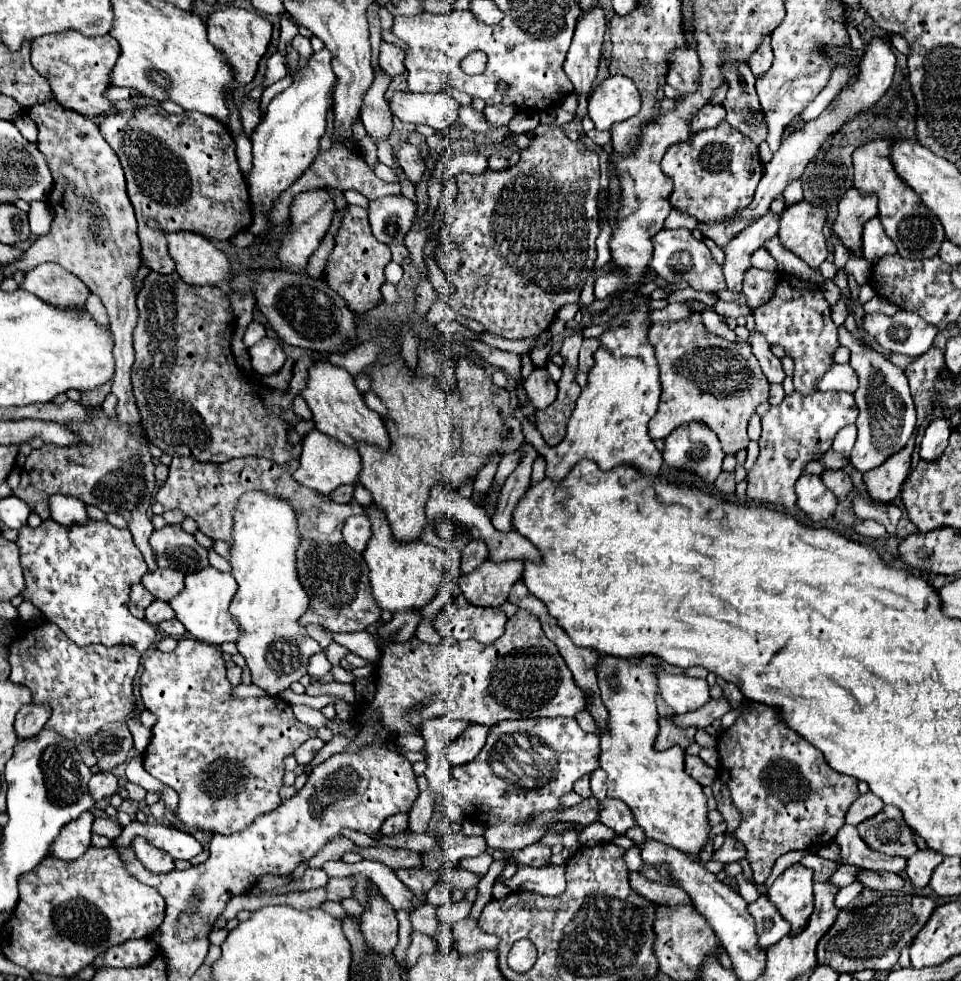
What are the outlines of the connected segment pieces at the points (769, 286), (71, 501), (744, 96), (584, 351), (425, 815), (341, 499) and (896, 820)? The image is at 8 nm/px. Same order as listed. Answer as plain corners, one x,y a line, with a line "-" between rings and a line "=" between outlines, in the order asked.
751,267
749,273
745,273
743,293
747,295
751,309
757,309
759,305
767,303
773,297
779,283
777,275
779,275
777,271
761,271
755,267
=
65,495
51,497
49,507
51,507
51,519
55,519
61,525
83,525
89,521
87,509
81,501
77,501
77,497
65,497
=
723,59
721,71
729,83
727,99
723,107
727,109
727,121
747,135
755,145
761,145
767,139
765,115
759,105
759,97
755,93
755,77
745,61
729,61
=
585,339
583,341
583,347
581,347
581,371
583,373
589,373
591,367
593,367
593,355
595,355
595,349
599,347
599,339
=
417,799
415,805
413,805
413,809
409,811
409,829
411,829
413,833
425,833
425,827
427,827
431,815
433,815
433,805
425,807
425,805
421,805
419,799
=
343,485
341,489
337,489
337,493
333,493
333,497
329,497
335,503
351,503
353,501
353,491
355,485
=
885,805
877,815
857,825
857,831
871,849
881,853
911,857
917,851
913,831
905,825
901,811
893,805

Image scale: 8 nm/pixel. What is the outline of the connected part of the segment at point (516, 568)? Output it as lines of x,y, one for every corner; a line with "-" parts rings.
487,559
473,573
461,575
459,577
459,587
461,587
461,591
463,591
463,595
465,595
465,599
469,603
479,605
479,607
499,607
503,601
507,601
511,585
523,575
523,567
525,567
523,561
501,561
501,563
495,563
495,561

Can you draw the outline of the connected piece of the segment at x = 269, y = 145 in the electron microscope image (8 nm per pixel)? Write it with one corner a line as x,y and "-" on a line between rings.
321,49
313,53
305,67
299,67
293,75
291,87
273,97
267,107
263,121
251,135
253,143
253,171
245,177
249,185
249,195
253,203
253,225
249,231
253,235
263,235
269,231
265,211
273,205
281,191
285,191
301,173
313,163
319,139
327,129
327,113
333,105
333,89
337,85
335,71
331,67
331,52

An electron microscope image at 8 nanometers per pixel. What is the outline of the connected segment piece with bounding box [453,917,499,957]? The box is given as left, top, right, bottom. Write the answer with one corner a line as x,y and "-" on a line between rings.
467,917
467,921
459,921
459,925
453,925
453,937
457,943
457,951
461,957
473,955
481,949
495,949
499,945
497,935
483,933
473,919

